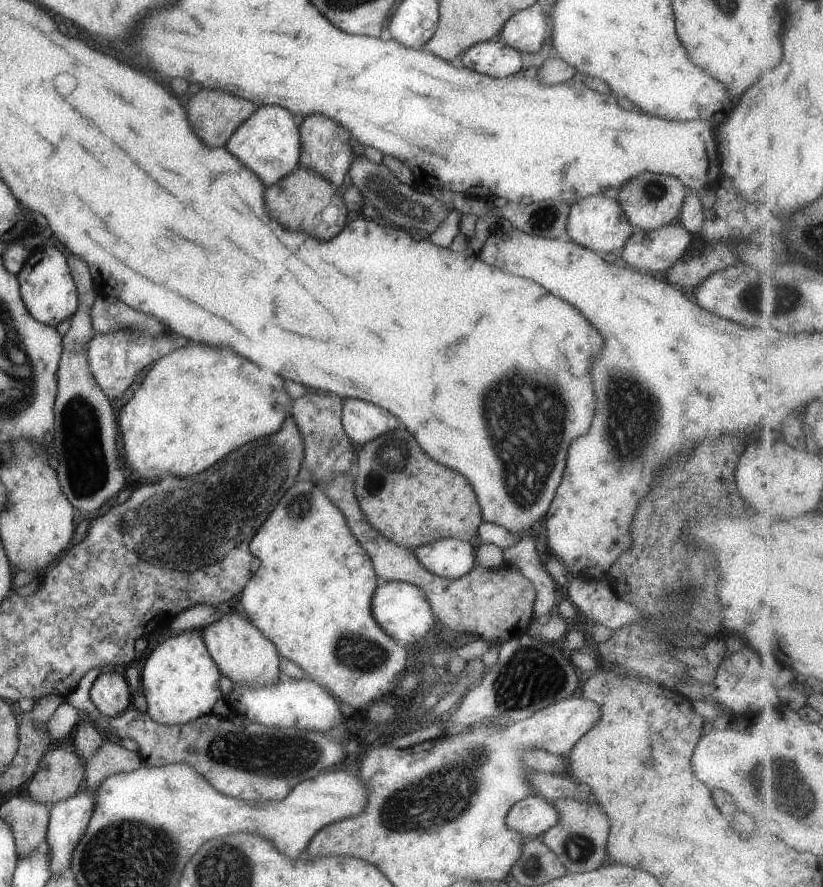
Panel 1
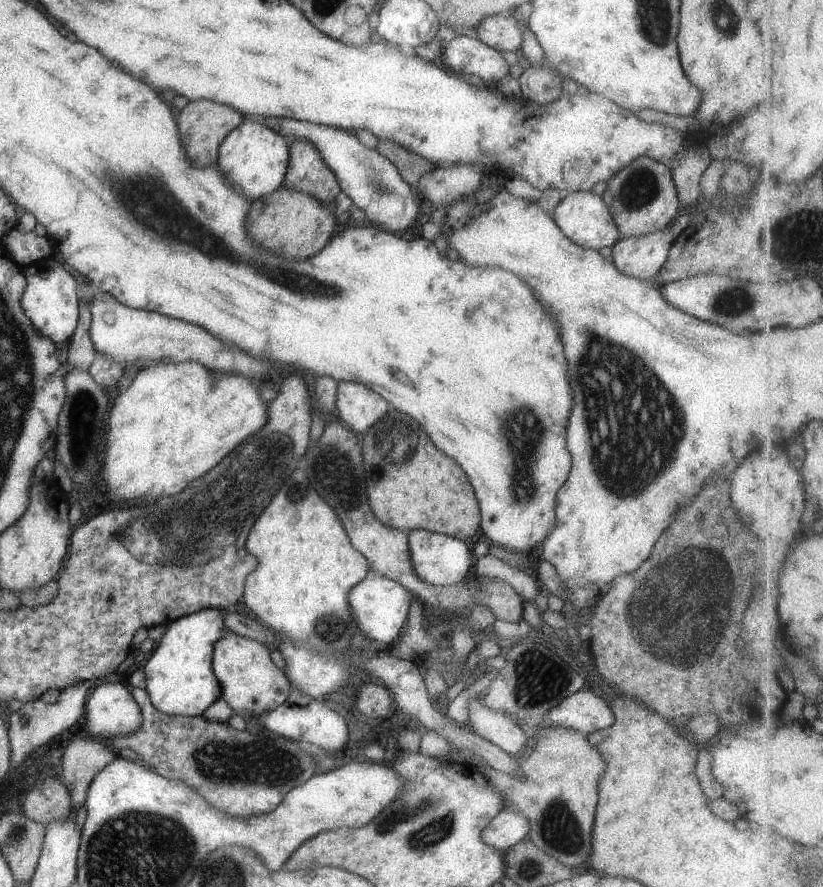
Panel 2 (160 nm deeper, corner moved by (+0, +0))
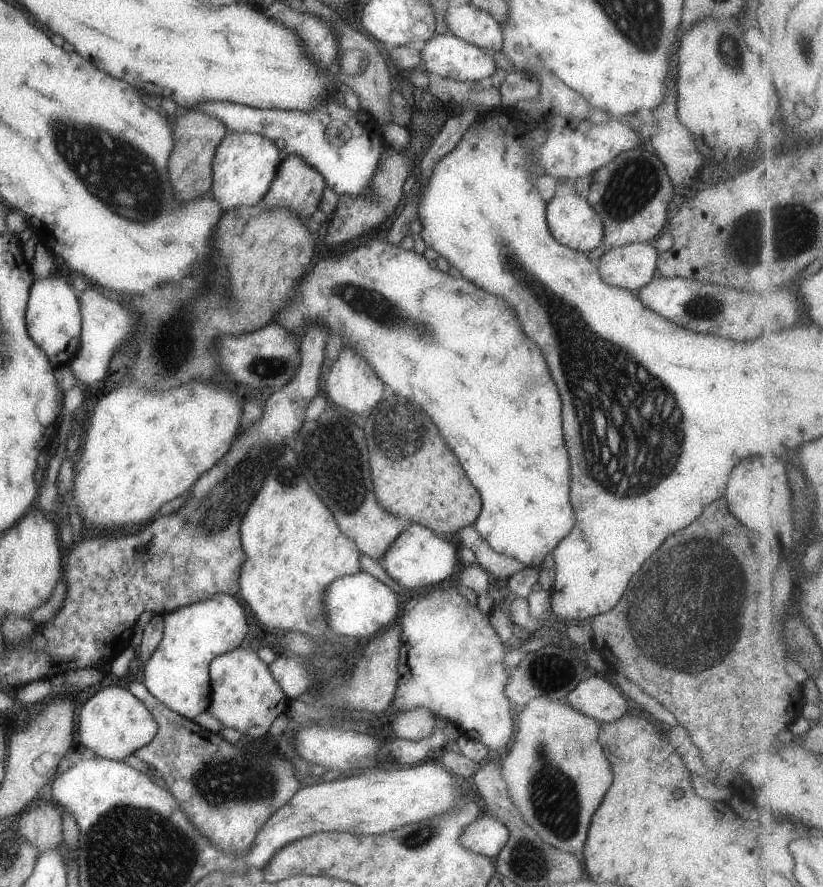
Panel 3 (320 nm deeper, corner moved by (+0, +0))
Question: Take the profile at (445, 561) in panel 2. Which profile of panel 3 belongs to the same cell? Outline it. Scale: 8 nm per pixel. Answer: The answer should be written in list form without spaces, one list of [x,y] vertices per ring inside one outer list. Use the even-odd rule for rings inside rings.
[[[411,523],[394,538],[386,548],[386,554],[378,560],[387,576],[405,590],[423,588],[433,582],[441,582],[453,572],[456,546],[446,539],[439,538],[432,530],[417,523]]]

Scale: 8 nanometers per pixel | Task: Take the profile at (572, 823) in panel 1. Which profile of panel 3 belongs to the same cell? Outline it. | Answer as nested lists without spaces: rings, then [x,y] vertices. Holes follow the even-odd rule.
[[[537,695],[536,697],[530,698],[524,705],[523,709],[519,712],[519,720],[517,720],[517,732],[515,732],[515,739],[511,749],[507,752],[505,759],[502,761],[502,777],[506,782],[508,788],[508,795],[512,800],[512,803],[519,809],[522,819],[525,824],[532,828],[539,838],[543,842],[549,844],[553,848],[579,854],[584,846],[590,818],[595,812],[595,809],[599,806],[603,795],[607,788],[609,788],[610,782],[612,781],[612,772],[610,771],[610,764],[603,754],[601,745],[598,741],[598,723],[593,717],[583,714],[581,711],[575,710],[568,702],[563,699],[550,699],[543,695]]]

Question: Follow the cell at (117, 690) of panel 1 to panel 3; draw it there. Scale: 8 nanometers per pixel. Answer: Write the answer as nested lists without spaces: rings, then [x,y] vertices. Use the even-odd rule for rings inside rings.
[[[107,686],[93,694],[81,706],[76,739],[93,754],[104,759],[122,761],[137,749],[149,744],[158,726],[152,714],[128,690]]]

